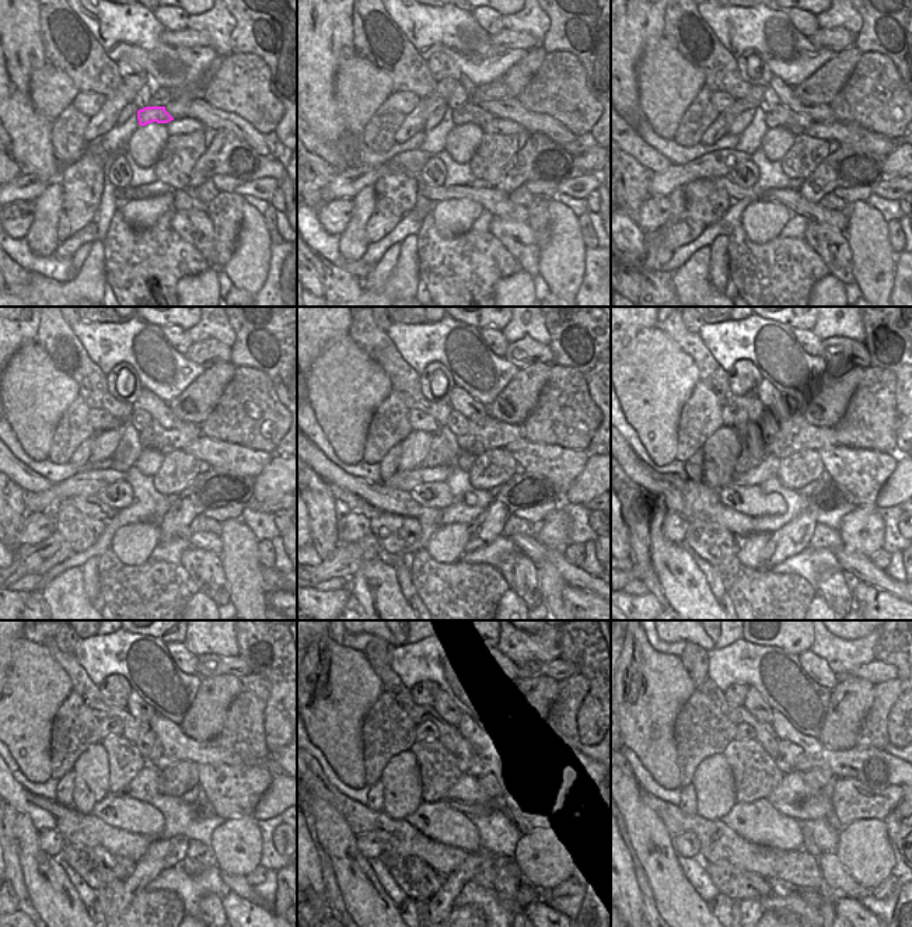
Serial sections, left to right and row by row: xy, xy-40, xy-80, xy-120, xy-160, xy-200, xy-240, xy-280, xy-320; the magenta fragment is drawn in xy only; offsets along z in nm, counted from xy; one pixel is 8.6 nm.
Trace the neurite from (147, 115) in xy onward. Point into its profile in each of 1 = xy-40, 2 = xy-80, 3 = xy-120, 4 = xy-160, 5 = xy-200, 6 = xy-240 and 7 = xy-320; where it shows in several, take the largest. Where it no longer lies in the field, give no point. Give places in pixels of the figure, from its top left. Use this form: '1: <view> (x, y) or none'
1: xy-40 (470, 112)
2: xy-80 (781, 116)
3: xy-120 (154, 436)
4: xy-160 (478, 438)
5: xy-200 (799, 433)
6: xy-240 (171, 745)
7: xy-320 (877, 769)

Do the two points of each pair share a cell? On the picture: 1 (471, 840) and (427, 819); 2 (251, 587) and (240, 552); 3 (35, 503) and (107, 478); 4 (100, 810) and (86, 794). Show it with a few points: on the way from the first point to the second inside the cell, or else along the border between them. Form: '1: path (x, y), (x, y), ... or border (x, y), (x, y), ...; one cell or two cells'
1: path (460, 831), (439, 821); one cell
2: path (244, 579), (240, 560); one cell
3: path (53, 495), (60, 489), (88, 481); one cell
4: border (108, 793), (94, 807), (91, 814); two cells

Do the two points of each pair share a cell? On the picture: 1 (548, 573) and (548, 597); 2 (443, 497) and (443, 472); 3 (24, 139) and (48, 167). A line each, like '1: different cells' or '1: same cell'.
1: same cell
2: different cells
3: same cell

